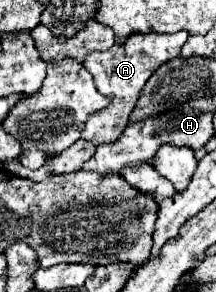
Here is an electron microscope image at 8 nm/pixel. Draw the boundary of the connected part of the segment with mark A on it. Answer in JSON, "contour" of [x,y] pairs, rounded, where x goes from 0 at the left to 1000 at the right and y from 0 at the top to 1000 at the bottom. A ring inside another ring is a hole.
{"contour":[[[824,106],[796,120],[769,113],[611,113],[583,147],[537,147],[519,168],[500,175],[426,175],[389,195],[389,229],[426,250],[435,277],[444,277],[444,305],[491,325],[519,332],[519,353],[444,387],[417,387],[389,449],[380,449],[380,476],[435,490],[435,497],[472,497],[472,490],[519,490],[556,469],[556,455],[574,449],[574,435],[593,428],[593,394],[611,387],[611,373],[630,366],[648,305],[667,298],[667,284],[685,277],[685,264],[769,209],[824,195],[833,161],[861,147],[870,113],[861,106]]]}

